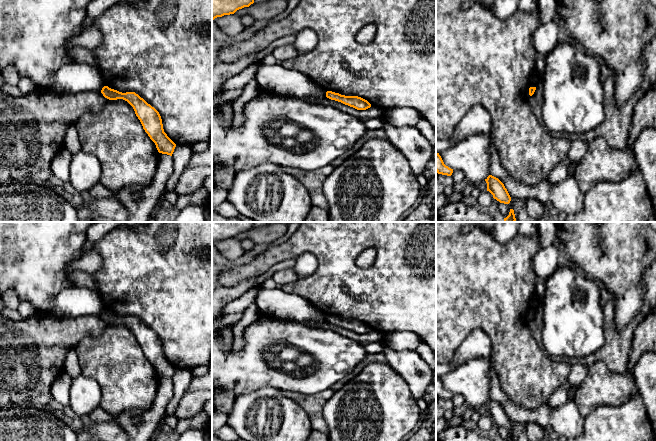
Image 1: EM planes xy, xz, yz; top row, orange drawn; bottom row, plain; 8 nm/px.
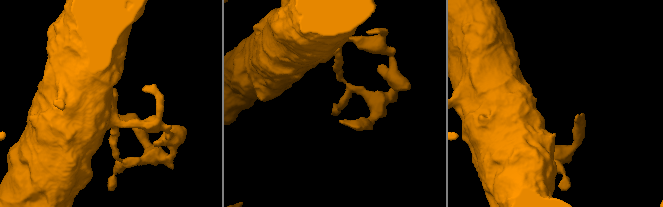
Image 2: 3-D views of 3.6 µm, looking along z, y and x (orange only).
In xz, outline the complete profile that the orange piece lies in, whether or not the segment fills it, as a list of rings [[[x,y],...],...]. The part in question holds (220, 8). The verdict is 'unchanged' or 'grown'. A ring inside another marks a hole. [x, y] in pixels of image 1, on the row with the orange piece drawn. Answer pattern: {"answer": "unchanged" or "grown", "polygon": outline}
{"answer": "unchanged", "polygon": [[[212,0],[212,20],[234,14],[237,10],[249,7],[253,3],[254,0]]]}

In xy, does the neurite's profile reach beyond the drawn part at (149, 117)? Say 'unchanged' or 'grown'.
unchanged

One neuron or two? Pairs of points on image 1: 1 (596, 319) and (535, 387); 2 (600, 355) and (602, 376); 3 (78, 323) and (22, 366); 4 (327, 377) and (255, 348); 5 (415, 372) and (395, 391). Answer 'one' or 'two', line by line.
1: two
2: two
3: one
4: one
5: two

